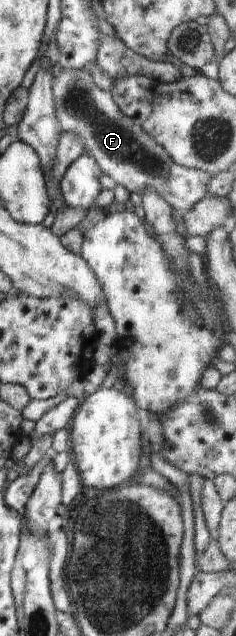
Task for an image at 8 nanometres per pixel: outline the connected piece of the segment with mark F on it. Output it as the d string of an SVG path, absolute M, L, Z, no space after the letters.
M58 68L52 92L61 133L80 137L85 154L93 156L102 173L130 193L143 197L144 192L152 190L182 215L208 194L207 186L213 175L177 165L163 147L117 107L111 91L95 84L87 68Z

